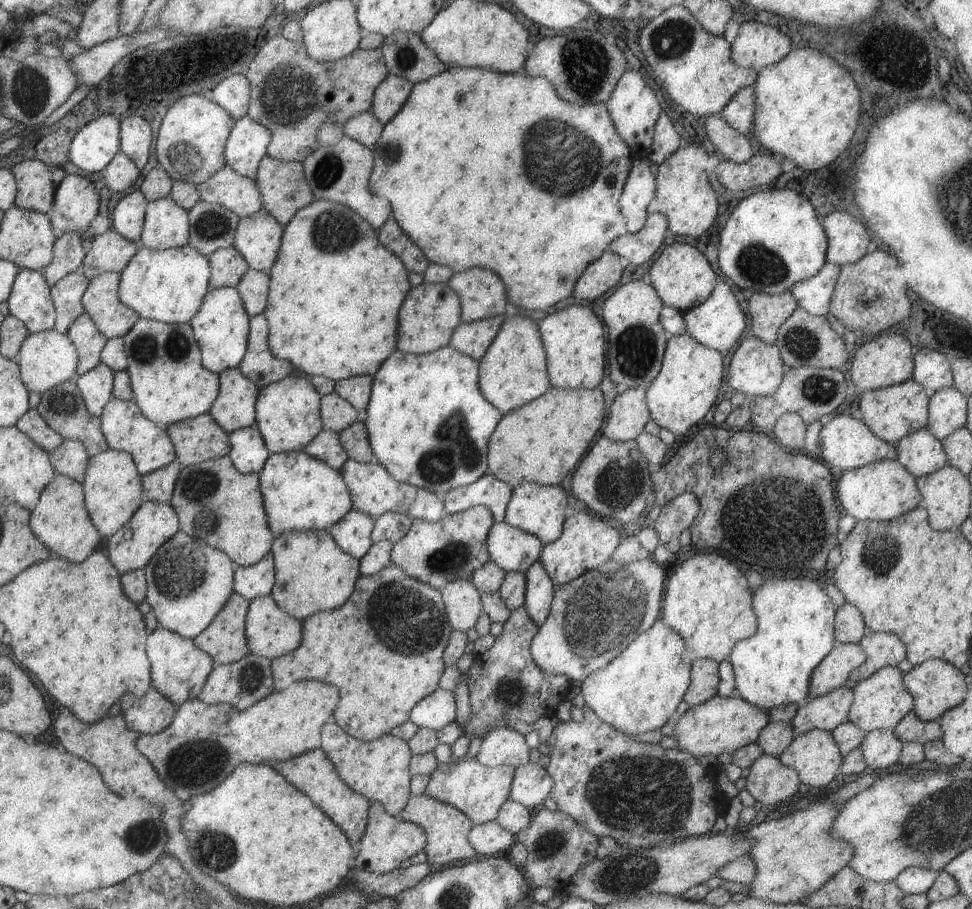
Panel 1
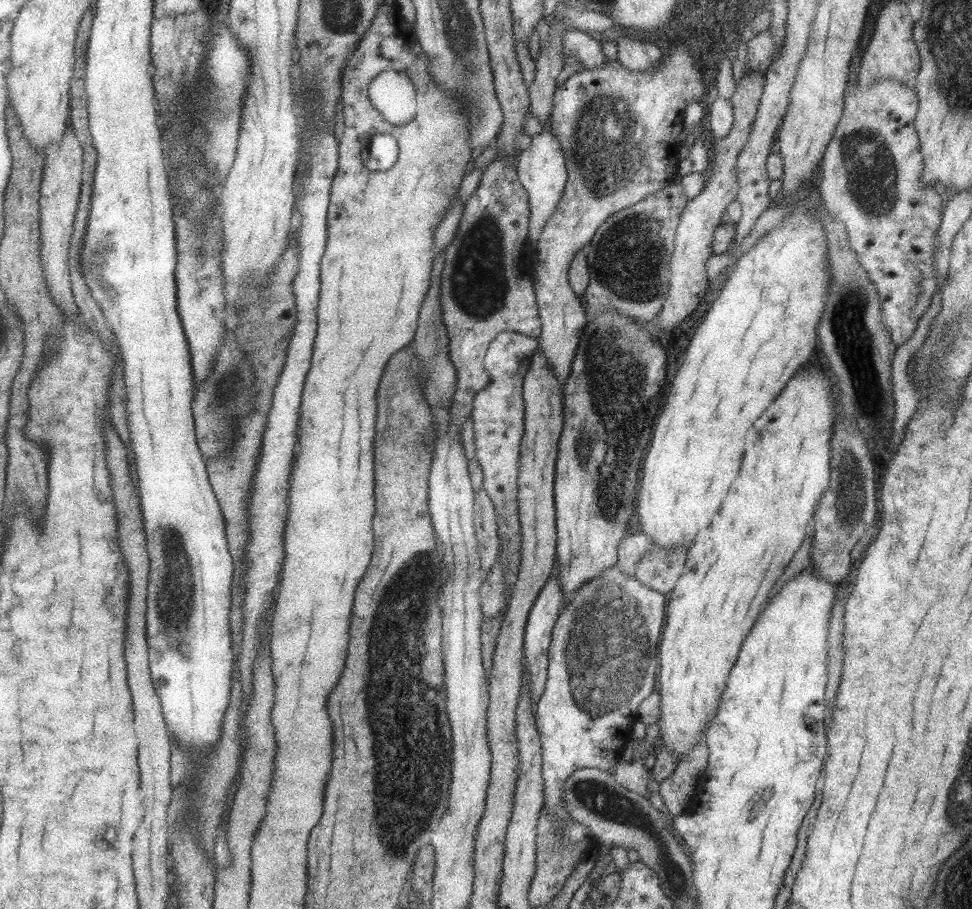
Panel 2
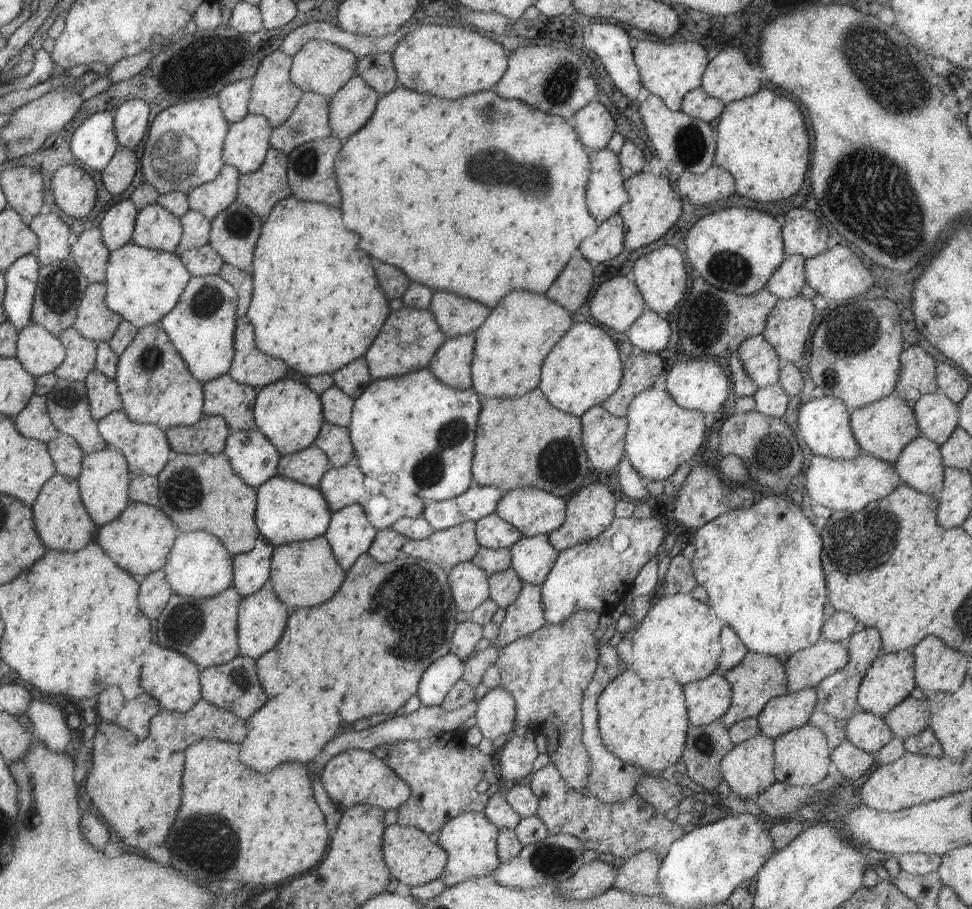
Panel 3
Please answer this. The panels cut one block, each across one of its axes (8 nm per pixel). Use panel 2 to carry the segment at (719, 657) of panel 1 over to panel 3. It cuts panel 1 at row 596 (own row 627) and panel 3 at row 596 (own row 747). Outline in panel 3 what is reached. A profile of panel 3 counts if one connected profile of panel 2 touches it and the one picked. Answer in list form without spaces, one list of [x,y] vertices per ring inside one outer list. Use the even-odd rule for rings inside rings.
[[[690,594],[655,598],[647,614],[628,634],[632,644],[630,668],[646,682],[668,678],[683,686],[704,679],[718,671],[722,647],[718,638],[723,624],[708,604],[695,600]]]

